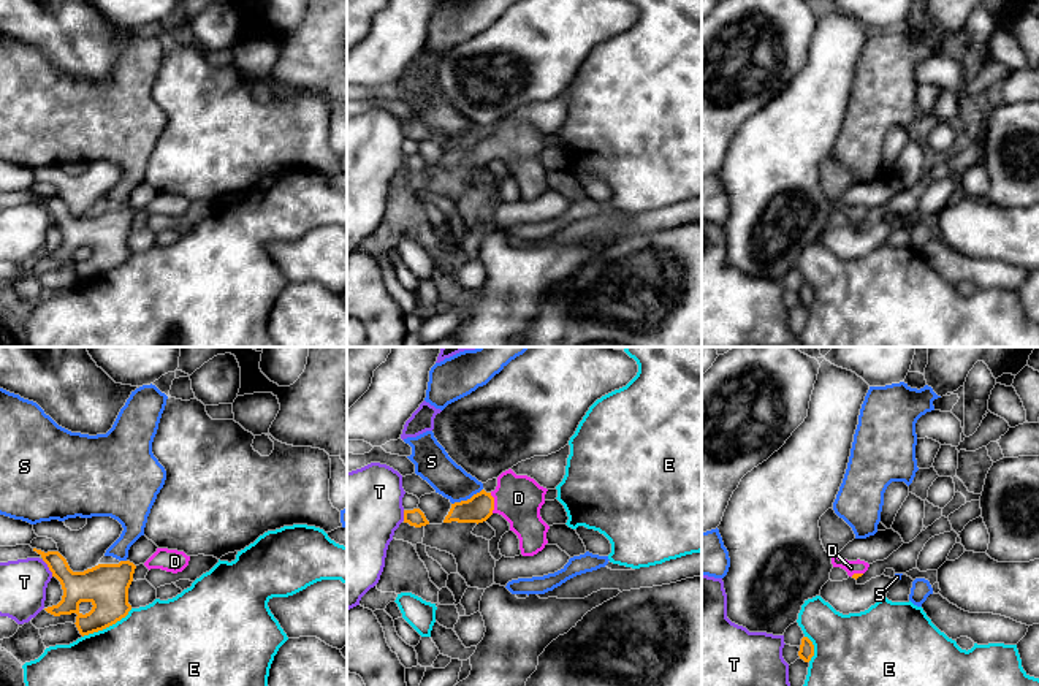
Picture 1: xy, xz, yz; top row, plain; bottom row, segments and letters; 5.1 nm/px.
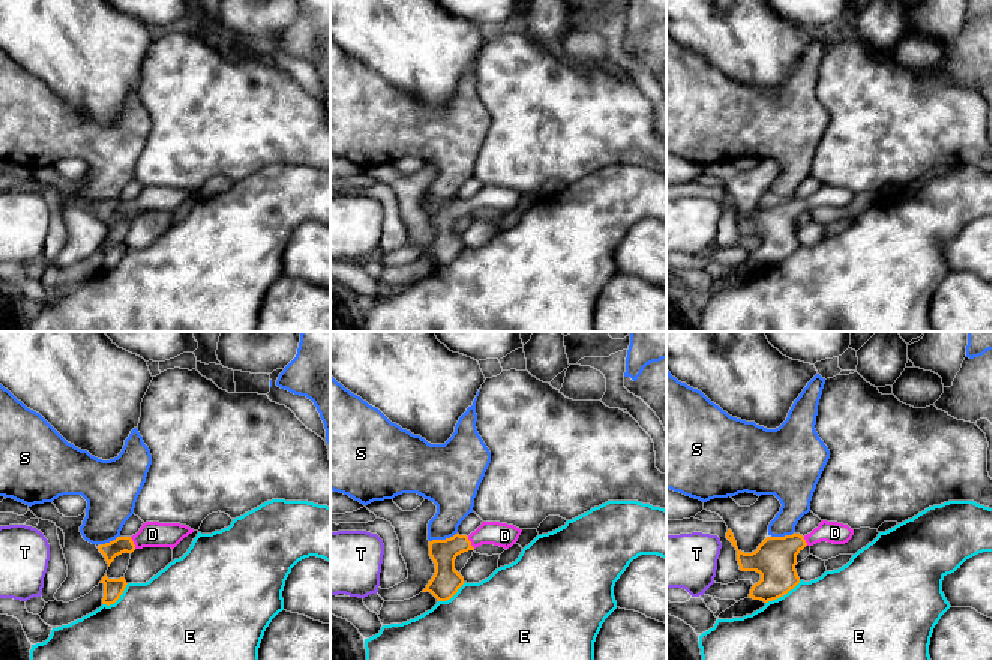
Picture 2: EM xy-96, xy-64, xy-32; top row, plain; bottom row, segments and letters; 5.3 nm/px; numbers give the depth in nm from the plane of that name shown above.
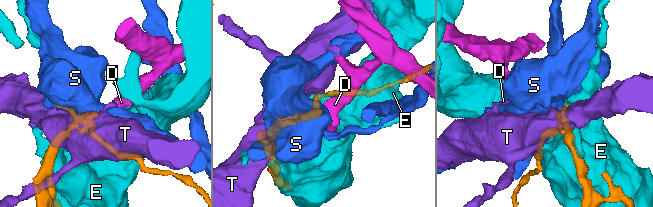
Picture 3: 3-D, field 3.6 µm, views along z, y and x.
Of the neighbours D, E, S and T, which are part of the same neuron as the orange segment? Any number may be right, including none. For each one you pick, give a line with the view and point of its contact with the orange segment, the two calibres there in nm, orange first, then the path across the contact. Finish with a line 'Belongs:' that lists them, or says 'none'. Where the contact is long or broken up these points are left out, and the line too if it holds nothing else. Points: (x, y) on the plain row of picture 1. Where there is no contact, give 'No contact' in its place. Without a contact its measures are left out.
D: Touches orange at xz (493, 148). Thickness 140 nm (orange) against 240 nm. Path across: xz (477, 154), (493, 148), (518, 143)
Belongs: D

